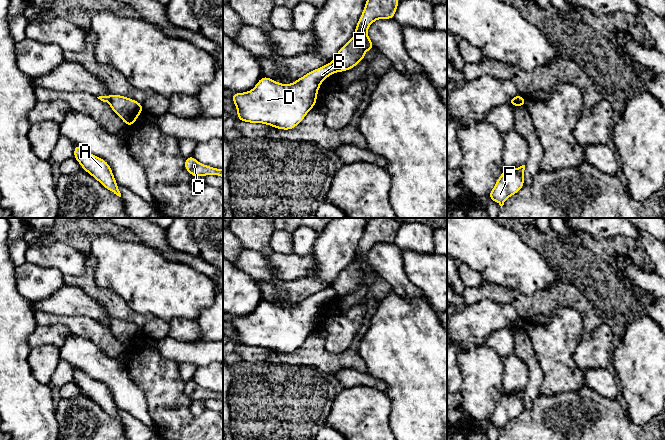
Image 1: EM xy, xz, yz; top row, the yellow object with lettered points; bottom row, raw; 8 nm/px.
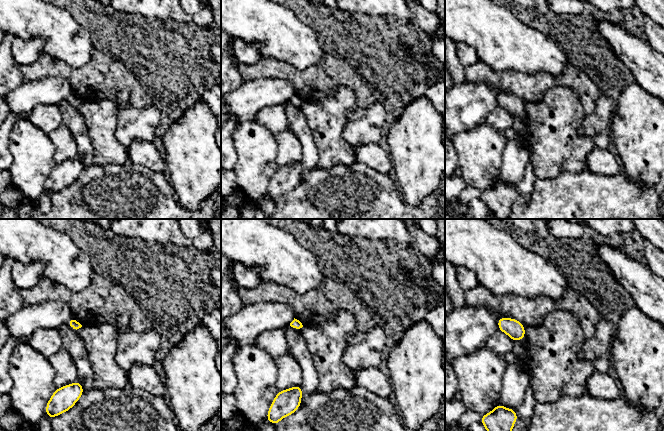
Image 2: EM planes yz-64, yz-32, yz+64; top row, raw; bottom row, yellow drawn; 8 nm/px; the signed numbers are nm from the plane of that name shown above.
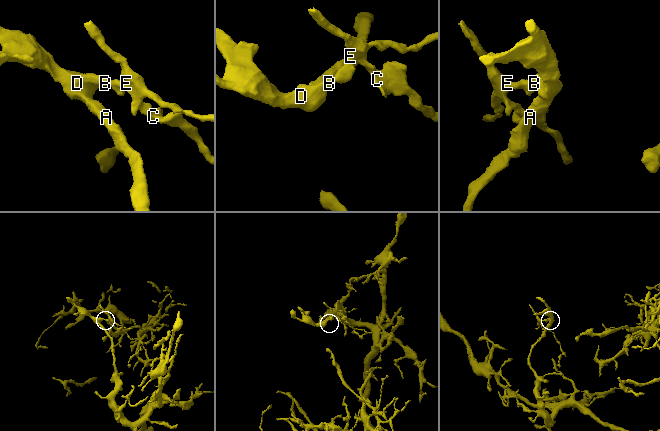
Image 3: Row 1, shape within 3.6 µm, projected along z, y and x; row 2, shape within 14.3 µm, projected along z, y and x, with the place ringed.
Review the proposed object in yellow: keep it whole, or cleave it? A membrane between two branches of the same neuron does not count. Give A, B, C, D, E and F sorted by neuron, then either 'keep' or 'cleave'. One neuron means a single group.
groups A B D F / C E; cleave

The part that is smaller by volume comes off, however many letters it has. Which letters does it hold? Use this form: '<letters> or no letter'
C, E

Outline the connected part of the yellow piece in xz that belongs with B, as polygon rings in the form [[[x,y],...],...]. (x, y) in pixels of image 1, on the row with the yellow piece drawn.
[[[328,63],[310,71],[292,84],[281,84],[263,75],[251,91],[232,93],[231,98],[238,112],[236,120],[262,123],[276,129],[291,130],[301,123],[306,114],[315,106],[321,83],[335,72],[335,66]]]

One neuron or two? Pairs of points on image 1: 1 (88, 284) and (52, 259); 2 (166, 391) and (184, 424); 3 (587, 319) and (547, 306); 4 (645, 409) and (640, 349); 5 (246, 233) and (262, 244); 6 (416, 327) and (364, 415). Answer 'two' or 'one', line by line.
1: two
2: one
3: one
4: one
5: one
6: two

